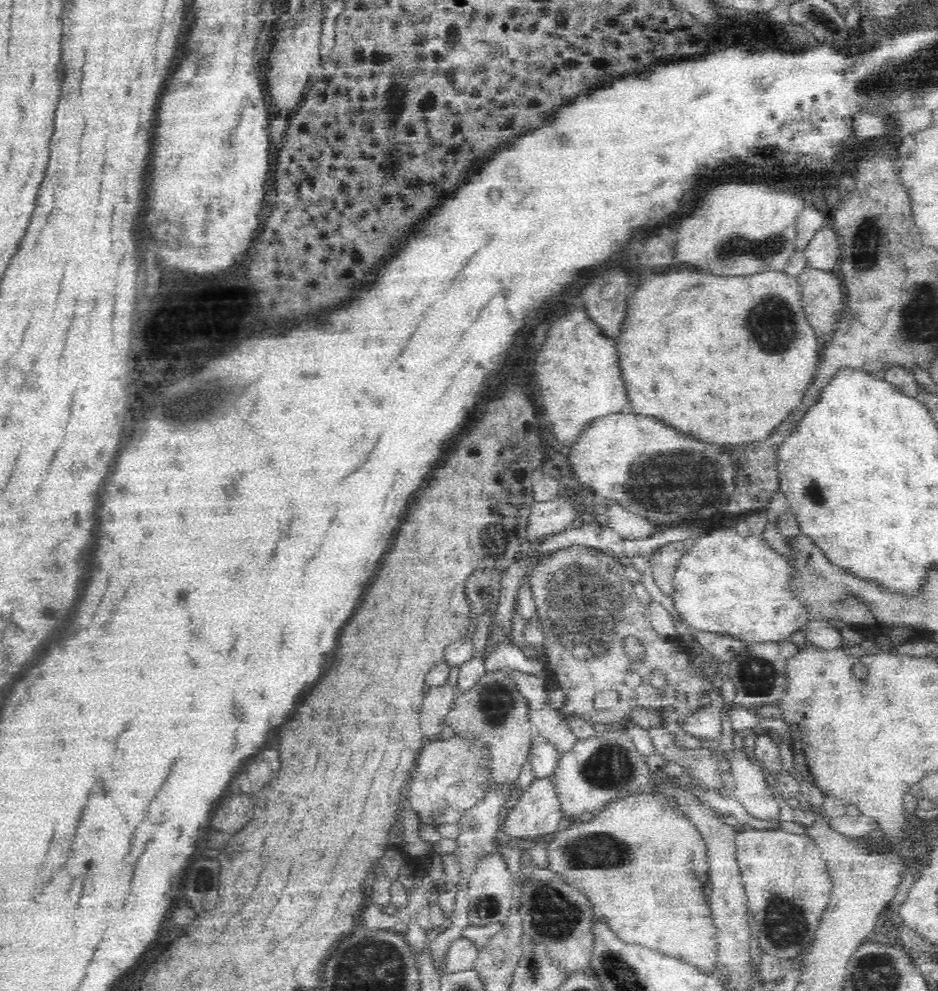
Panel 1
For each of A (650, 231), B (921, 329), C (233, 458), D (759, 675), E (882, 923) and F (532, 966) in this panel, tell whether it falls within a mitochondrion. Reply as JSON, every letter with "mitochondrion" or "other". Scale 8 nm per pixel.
{"A":"other","B":"mitochondrion","C":"other","D":"mitochondrion","E":"other","F":"mitochondrion"}

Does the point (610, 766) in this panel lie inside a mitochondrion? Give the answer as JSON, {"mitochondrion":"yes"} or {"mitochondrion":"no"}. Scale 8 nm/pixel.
{"mitochondrion":"yes"}

